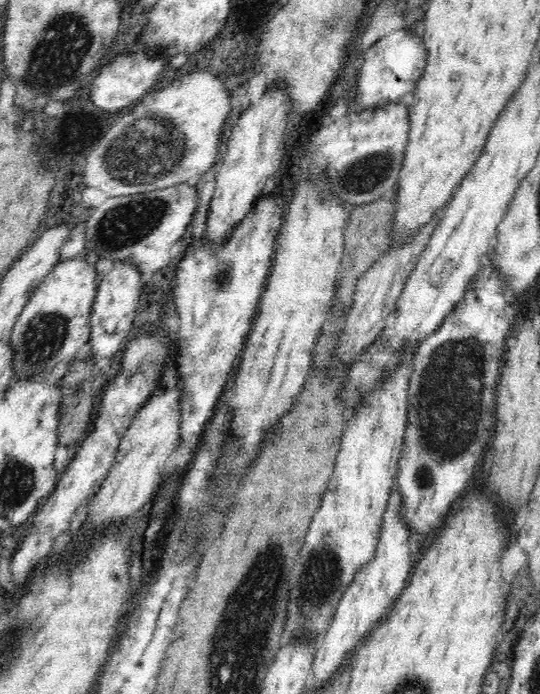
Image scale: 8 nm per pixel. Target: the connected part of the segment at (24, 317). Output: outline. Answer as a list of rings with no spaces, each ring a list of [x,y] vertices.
[[[86,256],[59,262],[36,287],[11,330],[14,380],[50,373],[60,362],[68,362],[89,339],[91,308],[100,275]]]

